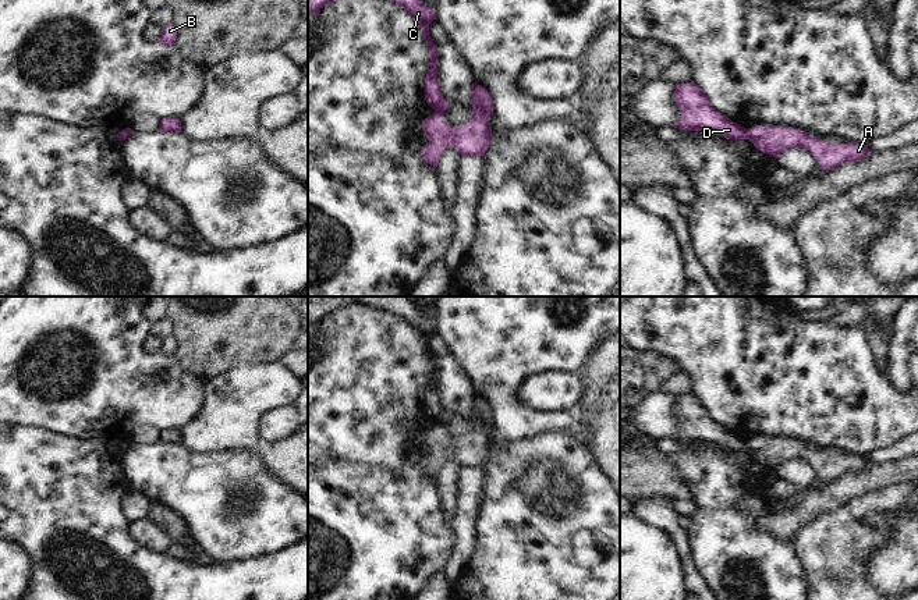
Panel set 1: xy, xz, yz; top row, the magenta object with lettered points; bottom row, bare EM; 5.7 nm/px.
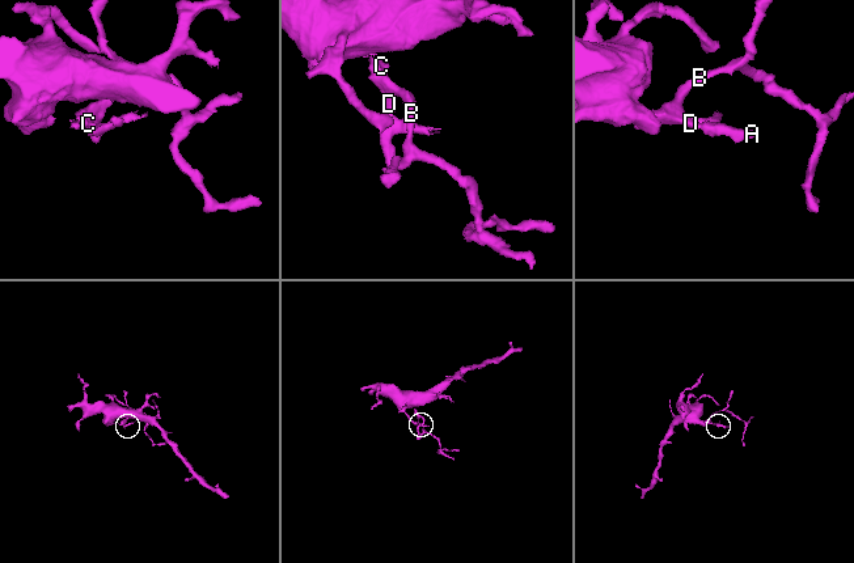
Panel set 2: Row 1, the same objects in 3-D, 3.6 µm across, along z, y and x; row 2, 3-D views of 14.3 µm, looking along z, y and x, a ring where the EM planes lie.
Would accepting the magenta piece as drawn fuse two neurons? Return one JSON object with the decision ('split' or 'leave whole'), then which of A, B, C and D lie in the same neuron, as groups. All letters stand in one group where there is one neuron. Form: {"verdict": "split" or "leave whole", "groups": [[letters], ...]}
{"verdict": "split", "groups": [["A"], ["B", "C", "D"]]}

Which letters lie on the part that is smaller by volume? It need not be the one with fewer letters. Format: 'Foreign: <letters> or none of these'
Foreign: A

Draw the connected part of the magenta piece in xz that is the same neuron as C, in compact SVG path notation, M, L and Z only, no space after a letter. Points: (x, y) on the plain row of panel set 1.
M417 305L393 306L391 313L408 323L412 330L419 335L425 347L425 355L430 365L430 380L425 388L425 412L435 423L443 426L449 419L449 413L443 409L442 400L437 391L436 356L429 348L429 335L435 331L435 320L423 317Z

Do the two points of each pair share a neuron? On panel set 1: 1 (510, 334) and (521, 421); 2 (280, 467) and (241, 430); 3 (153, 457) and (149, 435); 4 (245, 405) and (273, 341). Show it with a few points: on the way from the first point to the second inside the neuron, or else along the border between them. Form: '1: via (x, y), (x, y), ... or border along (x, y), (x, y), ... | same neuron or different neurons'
1: via (506, 355), (506, 400) | same neuron
2: border along (263, 446), (259, 451) | different neurons
3: border along (158, 440), (149, 444), (134, 446) | different neurons
4: border along (277, 361), (270, 364), (244, 364), (231, 369) | different neurons

